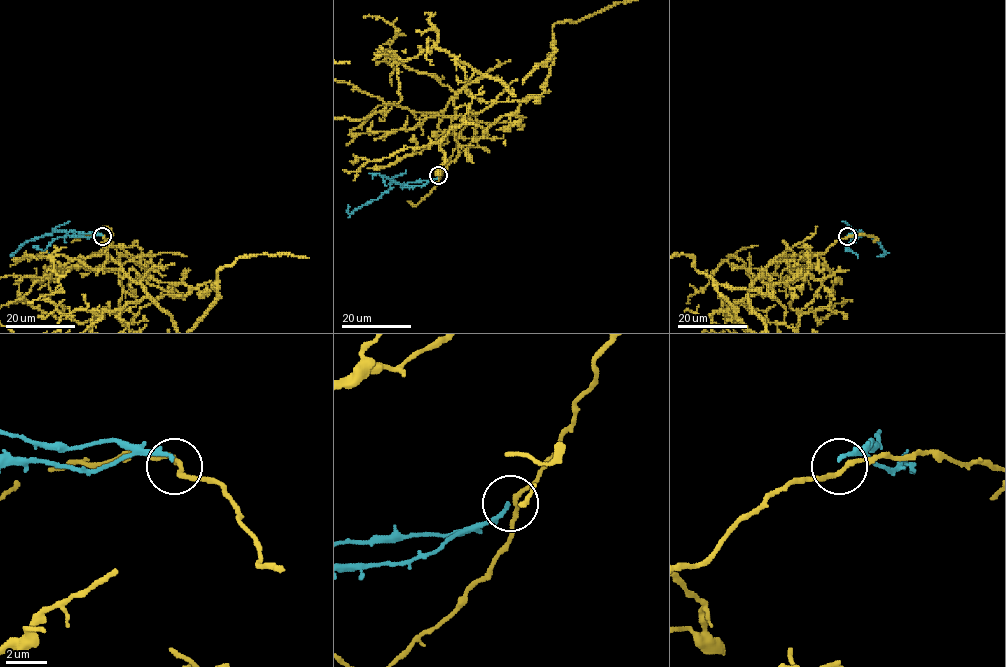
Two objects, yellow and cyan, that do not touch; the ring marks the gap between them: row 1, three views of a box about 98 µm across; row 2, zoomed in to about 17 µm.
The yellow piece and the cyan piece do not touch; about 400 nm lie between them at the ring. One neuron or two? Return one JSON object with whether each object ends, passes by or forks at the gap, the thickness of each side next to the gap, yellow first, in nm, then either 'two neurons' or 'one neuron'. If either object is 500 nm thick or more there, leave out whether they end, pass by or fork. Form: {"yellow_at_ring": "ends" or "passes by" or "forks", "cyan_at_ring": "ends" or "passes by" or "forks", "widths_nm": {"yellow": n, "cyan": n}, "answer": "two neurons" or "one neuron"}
{"yellow_at_ring": "passes by", "cyan_at_ring": "ends", "widths_nm": {"yellow": 220, "cyan": 190}, "answer": "two neurons"}

